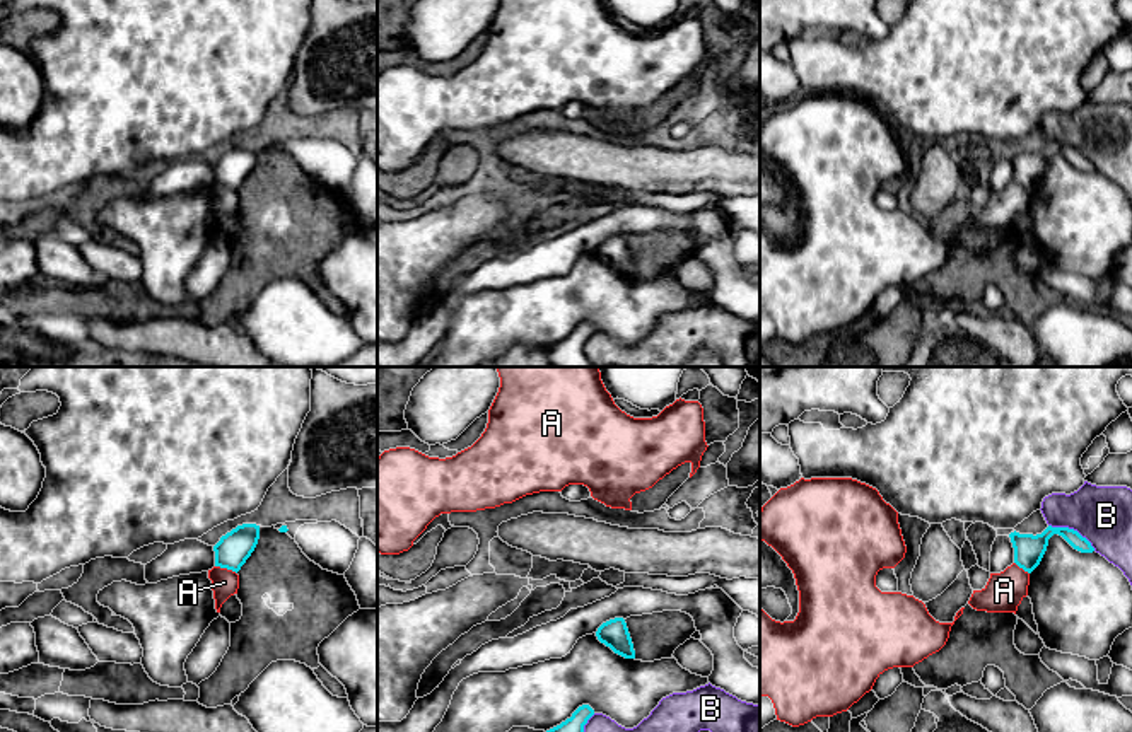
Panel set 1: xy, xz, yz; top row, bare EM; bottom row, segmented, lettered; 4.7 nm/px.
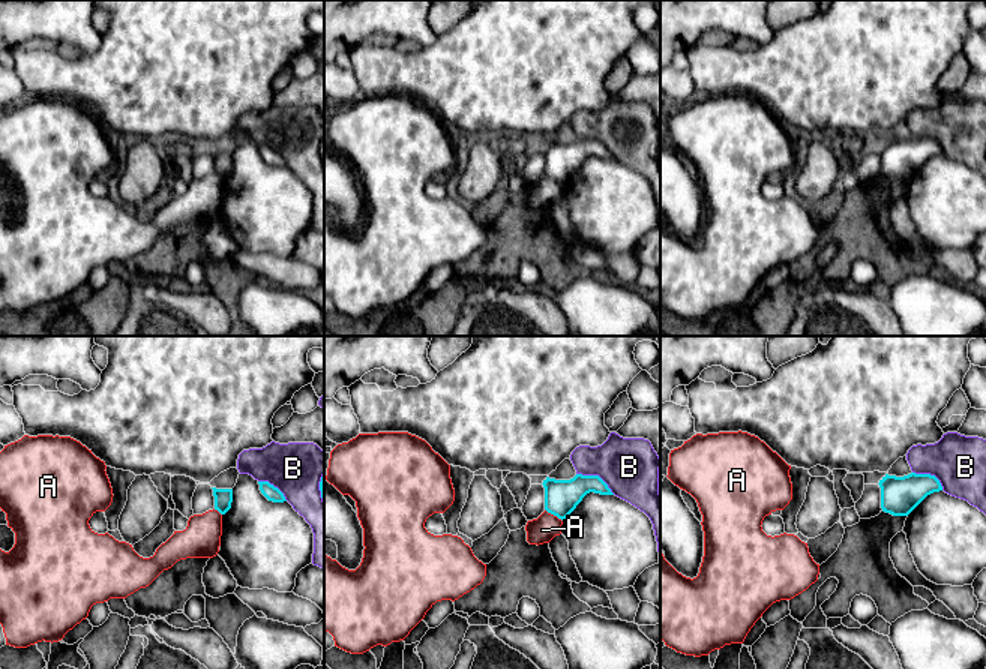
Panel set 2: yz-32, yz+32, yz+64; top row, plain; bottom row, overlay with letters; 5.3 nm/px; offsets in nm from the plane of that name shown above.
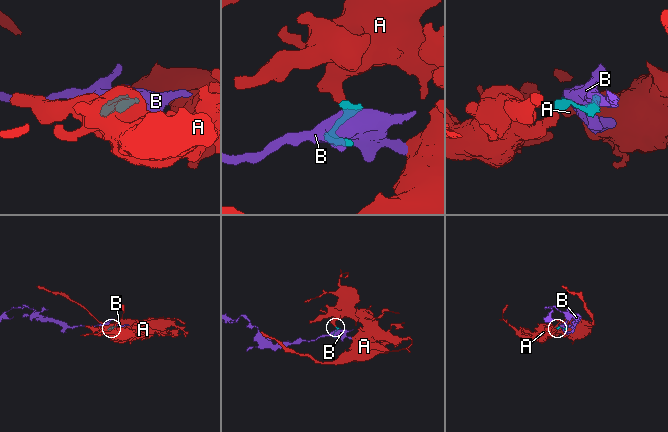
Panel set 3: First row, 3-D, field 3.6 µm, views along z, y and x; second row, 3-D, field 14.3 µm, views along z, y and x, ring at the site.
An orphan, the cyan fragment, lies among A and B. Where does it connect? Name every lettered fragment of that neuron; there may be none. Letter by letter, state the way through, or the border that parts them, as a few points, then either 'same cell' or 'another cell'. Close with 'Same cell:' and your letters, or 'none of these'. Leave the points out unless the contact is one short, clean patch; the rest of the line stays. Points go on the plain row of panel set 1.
A: across xy (233, 168), (226, 185), (224, 200) | same cell
B: another cell
Same cell: A

